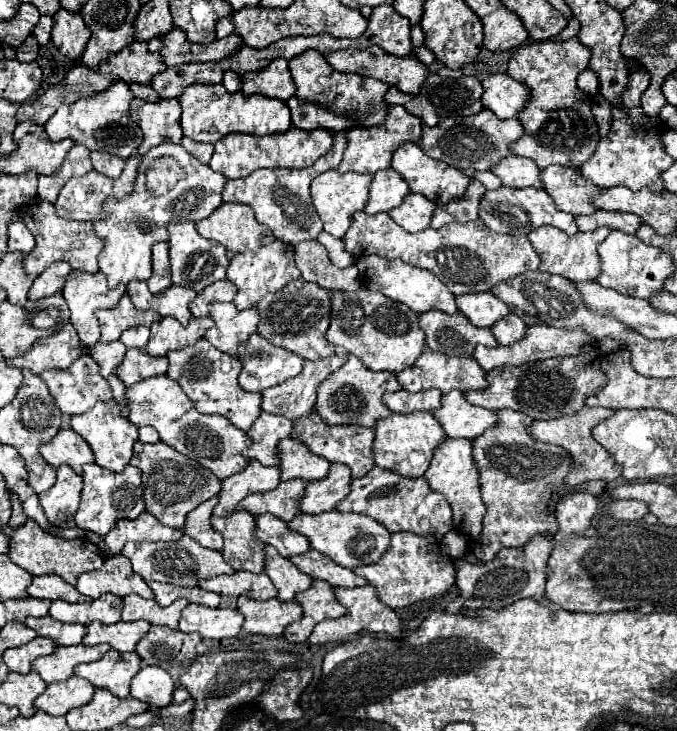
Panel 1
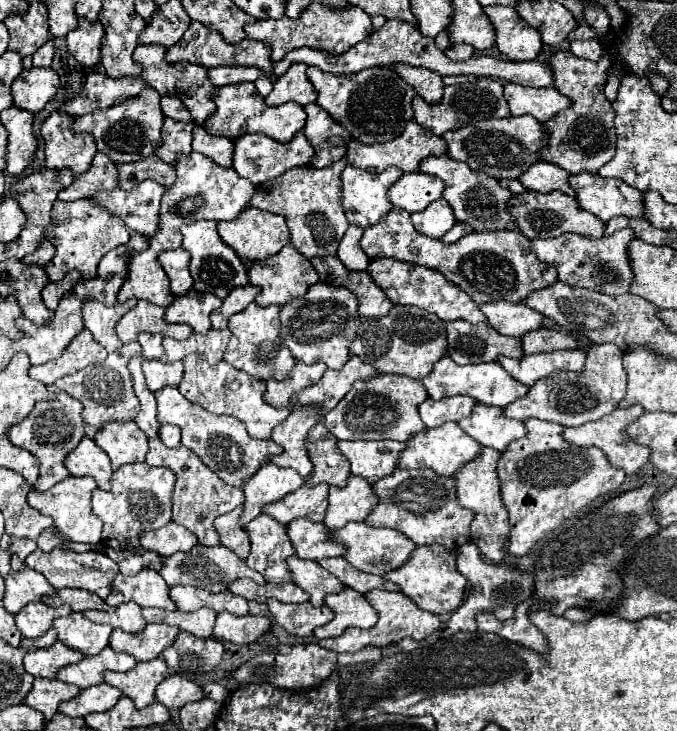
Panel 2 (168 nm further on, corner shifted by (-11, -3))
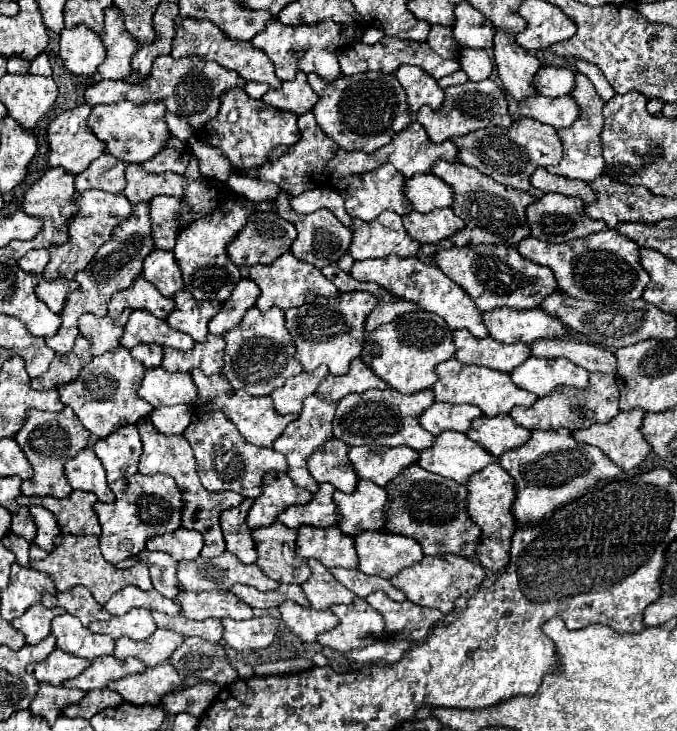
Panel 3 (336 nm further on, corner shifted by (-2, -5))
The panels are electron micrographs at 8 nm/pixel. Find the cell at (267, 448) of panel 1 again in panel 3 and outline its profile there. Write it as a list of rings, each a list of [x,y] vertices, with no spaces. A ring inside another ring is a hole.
[[[311,394],[305,400],[305,404],[303,404],[301,416],[295,422],[291,422],[287,426],[287,430],[283,432],[283,436],[279,436],[279,440],[275,440],[275,444],[273,444],[273,450],[275,452],[281,452],[287,458],[287,464],[289,464],[287,474],[291,476],[291,480],[295,480],[295,484],[299,484],[301,488],[307,488],[311,492],[319,492],[319,482],[315,478],[309,480],[307,458],[315,450],[319,450],[327,440],[333,438],[333,426],[331,426],[331,422],[333,422],[333,416],[335,416],[335,408],[337,408],[337,402],[323,400],[317,394]]]

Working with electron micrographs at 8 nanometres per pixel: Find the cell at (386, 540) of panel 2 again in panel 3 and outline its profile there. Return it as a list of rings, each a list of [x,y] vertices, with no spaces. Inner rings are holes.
[[[363,532],[363,536],[355,536],[355,548],[359,556],[357,568],[381,578],[393,578],[401,568],[423,558],[417,540],[391,532]]]

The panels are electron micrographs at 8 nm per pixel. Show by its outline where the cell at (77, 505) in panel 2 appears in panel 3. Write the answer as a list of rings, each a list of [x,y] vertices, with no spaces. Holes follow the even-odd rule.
[[[73,492],[67,498],[53,496],[19,496],[23,506],[43,506],[51,510],[65,534],[93,534],[101,536],[101,526],[93,510],[97,496],[91,492]]]

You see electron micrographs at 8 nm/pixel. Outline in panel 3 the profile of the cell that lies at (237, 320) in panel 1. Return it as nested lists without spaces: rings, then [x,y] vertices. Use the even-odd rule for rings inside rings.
[[[251,308],[239,328],[225,332],[223,338],[227,342],[223,376],[235,390],[243,390],[251,396],[269,396],[273,390],[281,388],[287,378],[303,372],[299,360],[295,358],[295,344],[285,328],[285,312],[279,308],[271,308],[265,314]]]

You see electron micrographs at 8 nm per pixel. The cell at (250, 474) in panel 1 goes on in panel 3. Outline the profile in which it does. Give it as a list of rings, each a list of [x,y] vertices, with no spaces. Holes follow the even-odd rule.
[[[271,472],[265,476],[263,492],[255,500],[247,524],[251,528],[271,526],[277,522],[277,516],[287,510],[289,506],[303,506],[309,504],[313,492],[297,486],[285,472]]]

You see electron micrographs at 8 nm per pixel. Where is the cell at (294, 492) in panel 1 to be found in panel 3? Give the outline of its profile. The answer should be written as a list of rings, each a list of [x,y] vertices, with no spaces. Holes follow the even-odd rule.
[[[321,484],[321,490],[319,494],[315,494],[315,500],[311,500],[311,504],[303,508],[287,508],[287,512],[279,516],[279,520],[291,528],[299,528],[299,526],[331,528],[335,526],[341,514],[335,508],[337,504],[333,502],[333,492],[335,492],[335,486]]]

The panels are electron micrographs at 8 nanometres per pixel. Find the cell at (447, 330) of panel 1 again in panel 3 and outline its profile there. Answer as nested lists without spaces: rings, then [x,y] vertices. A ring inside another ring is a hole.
[[[455,330],[453,342],[457,348],[455,358],[459,358],[463,364],[487,366],[507,374],[531,356],[529,344],[499,344],[491,336],[475,338],[467,330]]]

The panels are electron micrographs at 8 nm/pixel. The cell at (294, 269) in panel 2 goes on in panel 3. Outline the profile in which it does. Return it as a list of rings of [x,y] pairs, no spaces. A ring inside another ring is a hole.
[[[285,252],[269,266],[253,266],[249,270],[249,278],[261,288],[261,296],[257,300],[257,308],[261,312],[267,312],[273,306],[281,308],[281,310],[289,310],[289,308],[295,308],[301,304],[315,302],[319,296],[323,296],[323,298],[339,296],[339,290],[335,288],[335,284],[331,280],[327,280],[319,268],[315,268],[303,260],[297,260],[291,252]]]

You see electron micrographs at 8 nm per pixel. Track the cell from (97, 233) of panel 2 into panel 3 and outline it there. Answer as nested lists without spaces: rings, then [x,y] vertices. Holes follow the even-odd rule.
[[[85,190],[83,194],[77,196],[77,204],[79,204],[81,212],[75,216],[75,220],[71,220],[69,242],[49,250],[51,260],[43,272],[45,280],[55,280],[55,278],[71,280],[75,276],[75,272],[83,270],[91,262],[95,252],[111,238],[115,224],[119,224],[119,220],[123,220],[131,214],[131,202],[123,194],[111,194],[111,192],[103,192],[103,190]]]

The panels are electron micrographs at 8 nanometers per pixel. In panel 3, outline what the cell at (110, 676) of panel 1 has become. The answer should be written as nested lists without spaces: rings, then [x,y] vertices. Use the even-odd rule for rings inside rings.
[[[161,664],[149,668],[139,676],[125,676],[123,680],[115,680],[107,684],[107,688],[121,694],[123,700],[129,704],[159,706],[161,698],[169,692],[179,690],[181,684],[183,684],[183,676],[171,664]]]

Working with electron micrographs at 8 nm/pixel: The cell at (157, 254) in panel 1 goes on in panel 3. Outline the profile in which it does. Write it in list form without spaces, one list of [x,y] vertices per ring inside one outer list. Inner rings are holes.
[[[153,250],[145,258],[143,278],[149,280],[151,284],[155,284],[155,288],[167,298],[173,298],[175,292],[183,290],[183,278],[181,278],[179,266],[175,264],[173,252]]]

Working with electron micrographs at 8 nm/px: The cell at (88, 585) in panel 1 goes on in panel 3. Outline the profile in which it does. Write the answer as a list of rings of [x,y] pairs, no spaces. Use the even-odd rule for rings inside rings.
[[[125,586],[117,594],[113,594],[111,600],[103,608],[109,614],[115,614],[115,616],[127,614],[131,608],[149,608],[149,610],[165,612],[169,616],[179,616],[181,614],[181,606],[175,600],[169,600],[169,598],[161,596],[157,590],[143,592],[141,588],[135,588],[135,586]]]

